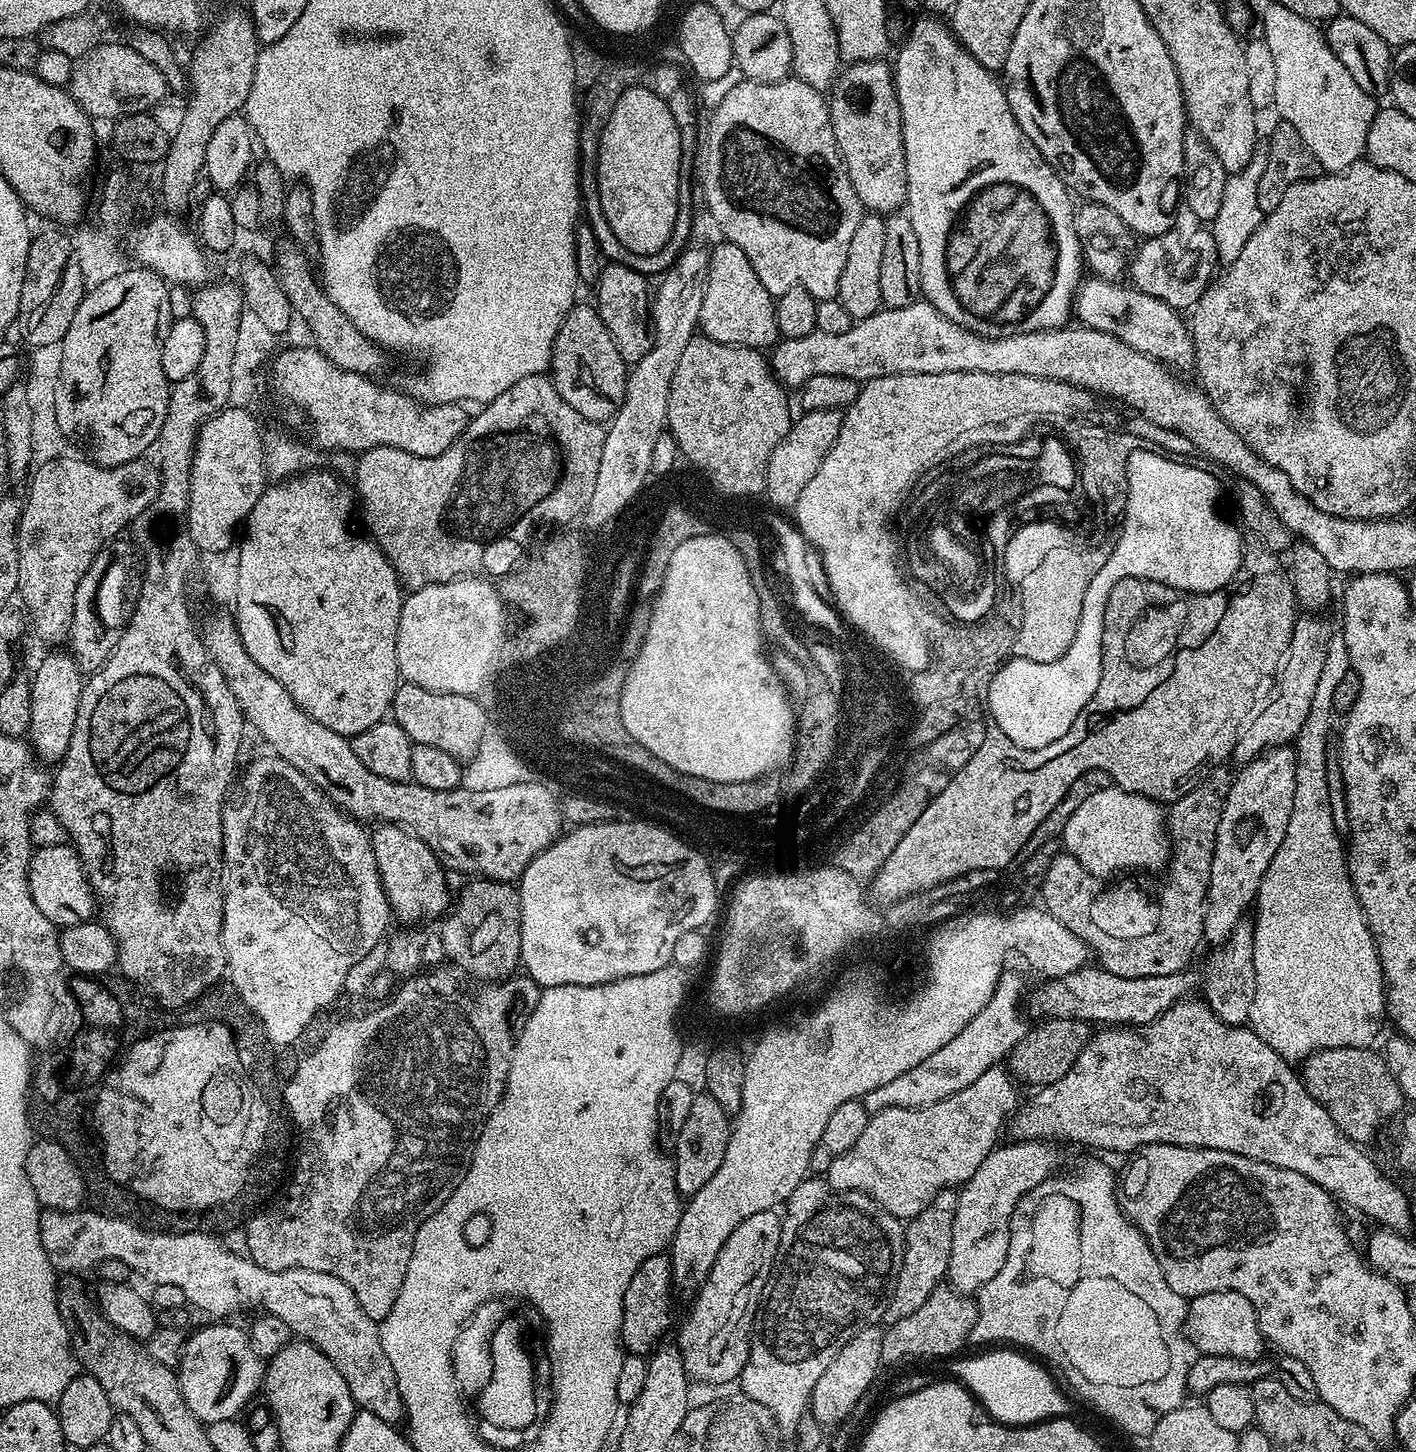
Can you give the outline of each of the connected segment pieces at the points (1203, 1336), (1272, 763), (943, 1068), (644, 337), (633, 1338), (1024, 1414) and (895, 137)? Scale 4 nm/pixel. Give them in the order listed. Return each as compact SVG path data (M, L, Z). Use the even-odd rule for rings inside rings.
M1207 1292L1201 1296L1194 1296L1188 1300L1188 1318L1186 1331L1192 1344L1200 1354L1222 1354L1226 1358L1242 1358L1243 1360L1261 1359L1263 1348L1266 1348L1264 1335L1260 1333L1260 1327L1254 1314L1254 1306L1242 1298L1237 1292Z
M1291 747L1270 748L1243 765L1232 778L1224 799L1214 842L1214 858L1210 862L1210 882L1203 943L1225 944L1237 924L1245 919L1244 911L1256 903L1260 883L1274 858L1286 826L1290 826L1290 810L1294 810L1294 766L1296 754Z
M1012 970L1005 971L1001 976L998 986L994 986L994 994L970 1022L966 1022L965 1028L942 1050L930 1054L926 1062L918 1062L914 1070L906 1070L906 1074L898 1074L898 1078L893 1078L891 1082L886 1082L886 1086L878 1086L878 1090L870 1090L862 1098L866 1110L870 1114L875 1114L887 1108L921 1108L930 1106L934 1102L942 1102L958 1090L966 1090L986 1070L997 1067L1012 1051L1018 1042L1027 1034L1030 1027L1029 1021L1024 1021L1024 1016L1020 1013L1020 999L1024 996L1024 980L1018 973Z
M605 263L600 278L594 285L596 300L594 307L597 314L606 322L606 330L610 330L610 338L618 346L625 362L635 362L644 357L652 345L654 335L650 327L650 288L649 277L624 264Z
M667 1255L651 1256L638 1266L634 1278L630 1278L630 1286L626 1286L620 1327L620 1343L631 1355L647 1357L663 1341L660 1339L668 1328L673 1292L672 1265Z
M996 1350L985 1351L988 1352L985 1356L976 1356L973 1360L957 1359L957 1364L952 1368L953 1374L951 1373L988 1424L1016 1433L1046 1429L1048 1425L1064 1424L1070 1419L1063 1394L1056 1389L1055 1382L1039 1368L1039 1363L1031 1364L1027 1355L1016 1350L992 1351Z
M883 59L863 60L857 64L848 64L836 77L836 83L830 89L828 100L828 113L832 119L832 129L836 139L836 148L840 152L846 174L854 186L854 194L858 194L861 205L872 214L896 214L905 207L908 199L908 175L906 174L906 154L904 153L904 135L902 134L902 110L898 106L898 94L896 93L896 79L892 77L892 68L884 65Z

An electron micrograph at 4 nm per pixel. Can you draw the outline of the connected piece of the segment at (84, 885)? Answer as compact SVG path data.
M67 843L62 845L36 848L28 867L30 894L34 898L34 906L50 918L50 922L61 929L79 924L87 924L93 919L92 911L97 911L98 901L88 883L88 874L80 860L75 847Z

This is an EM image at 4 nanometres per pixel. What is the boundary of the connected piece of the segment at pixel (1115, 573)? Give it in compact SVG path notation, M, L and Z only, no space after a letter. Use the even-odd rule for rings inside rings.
M1133 450L1128 455L1128 501L1118 528L1120 537L1117 538L1116 545L1110 548L1102 570L1098 570L1090 586L1086 586L1086 598L1082 598L1082 618L1078 622L1074 642L1070 642L1070 650L1066 650L1066 654L1054 662L1010 659L995 669L996 677L992 681L987 681L991 723L996 724L1002 734L1006 734L1006 738L1010 738L1010 742L1017 744L1020 749L1040 749L1062 738L1062 734L1066 734L1070 726L1074 726L1080 712L1090 702L1094 690L1098 690L1102 662L1106 655L1104 611L1108 608L1108 599L1111 598L1116 584L1123 580L1153 580L1156 584L1164 583L1165 585L1160 585L1168 590L1180 588L1176 590L1184 594L1213 592L1224 588L1236 577L1243 561L1246 548L1245 545L1240 545L1241 529L1235 523L1232 525L1220 520L1216 513L1216 499L1220 496L1219 482L1206 469L1188 464L1192 462L1185 462L1156 450L1140 451ZM1159 552L1160 560L1148 560L1148 556L1156 556Z

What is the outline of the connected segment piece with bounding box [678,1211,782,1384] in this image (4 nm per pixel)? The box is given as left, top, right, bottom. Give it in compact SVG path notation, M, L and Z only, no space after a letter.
M775 1211L750 1214L726 1238L726 1242L718 1250L718 1258L708 1275L708 1281L704 1283L699 1292L695 1293L692 1309L680 1328L680 1341L678 1347L680 1356L684 1360L684 1369L693 1381L705 1380L708 1384L728 1384L739 1377L740 1372L746 1366L750 1346L752 1345L752 1333L756 1322L756 1306L760 1302L760 1295L764 1293L764 1287L768 1276L772 1272L772 1264L776 1260L776 1251L780 1245L781 1217Z

